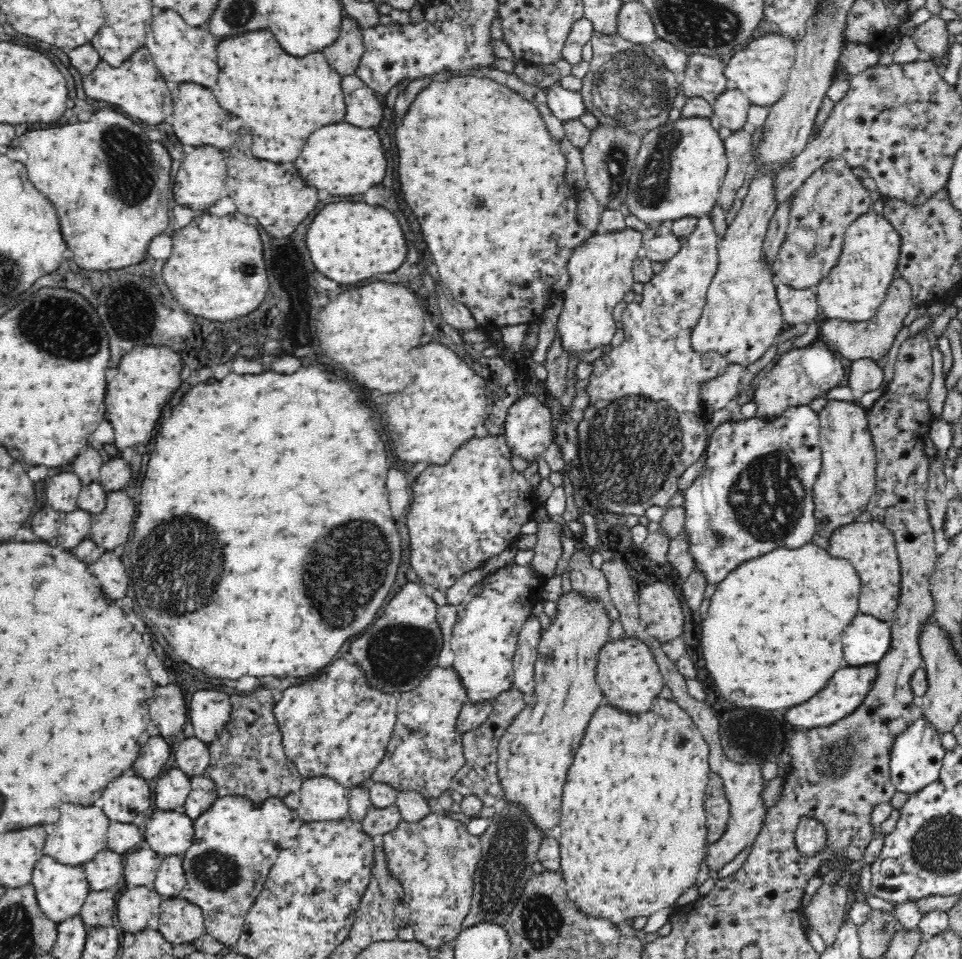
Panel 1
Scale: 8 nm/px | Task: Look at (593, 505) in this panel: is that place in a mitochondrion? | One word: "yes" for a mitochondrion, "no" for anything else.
yes

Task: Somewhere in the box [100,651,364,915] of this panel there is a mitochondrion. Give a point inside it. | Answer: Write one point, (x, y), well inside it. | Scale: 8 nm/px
(215, 869)

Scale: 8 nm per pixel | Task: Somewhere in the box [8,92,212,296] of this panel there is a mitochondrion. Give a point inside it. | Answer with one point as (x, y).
(133, 168)

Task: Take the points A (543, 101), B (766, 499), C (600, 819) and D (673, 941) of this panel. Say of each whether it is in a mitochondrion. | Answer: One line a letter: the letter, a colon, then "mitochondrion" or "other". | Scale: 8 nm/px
A: other
B: mitochondrion
C: other
D: other

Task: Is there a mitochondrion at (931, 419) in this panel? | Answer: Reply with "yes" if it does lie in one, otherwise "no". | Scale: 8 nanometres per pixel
no

